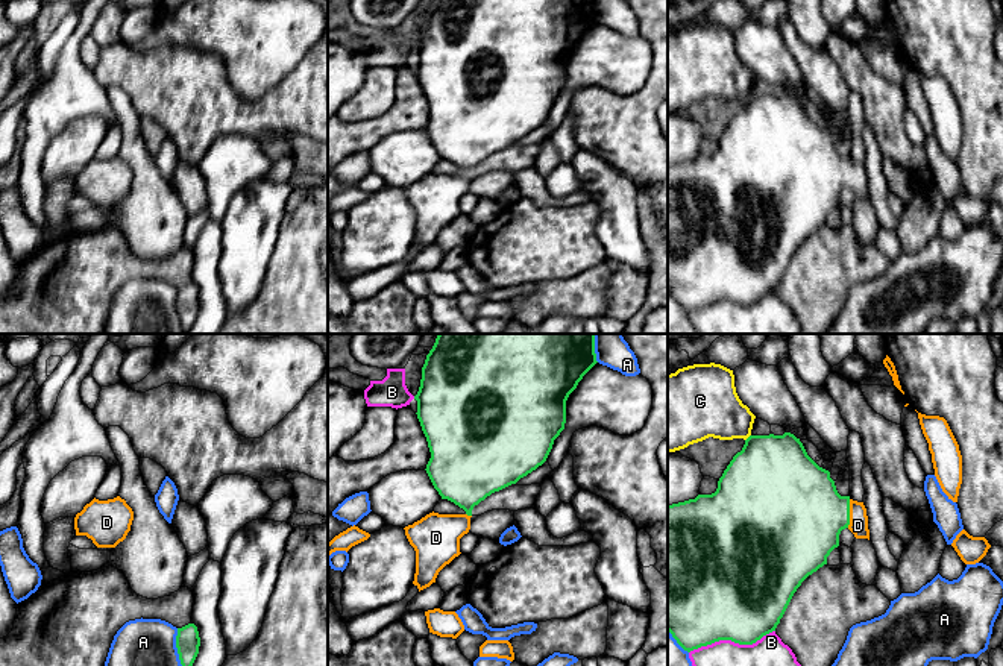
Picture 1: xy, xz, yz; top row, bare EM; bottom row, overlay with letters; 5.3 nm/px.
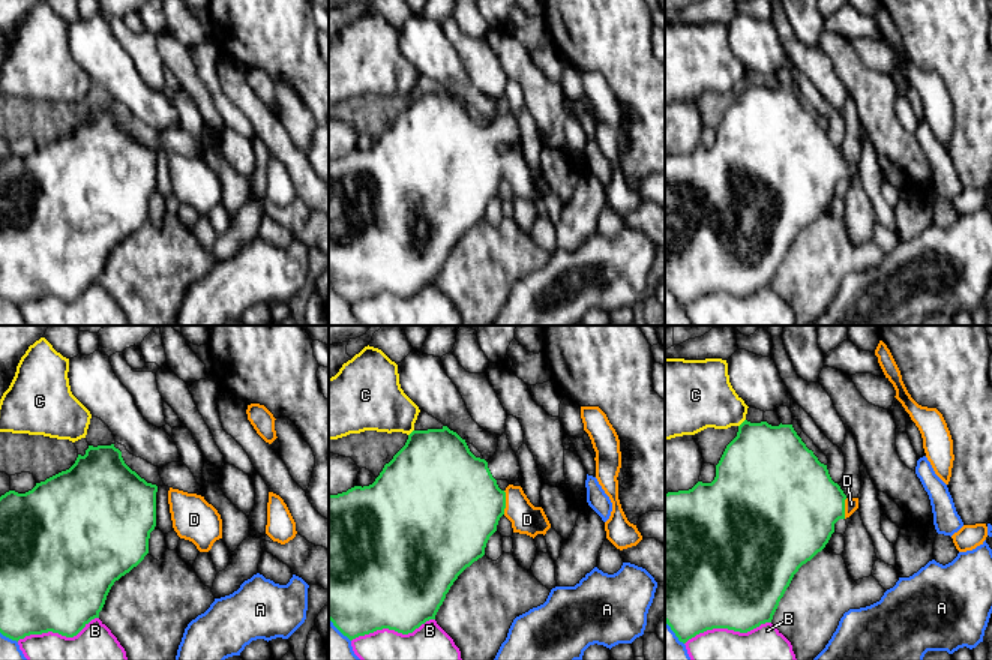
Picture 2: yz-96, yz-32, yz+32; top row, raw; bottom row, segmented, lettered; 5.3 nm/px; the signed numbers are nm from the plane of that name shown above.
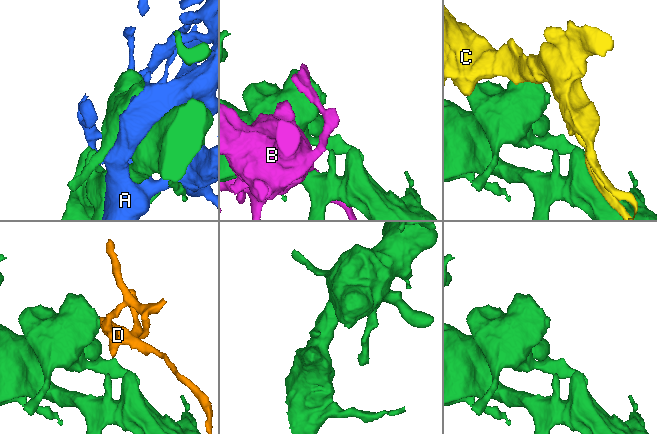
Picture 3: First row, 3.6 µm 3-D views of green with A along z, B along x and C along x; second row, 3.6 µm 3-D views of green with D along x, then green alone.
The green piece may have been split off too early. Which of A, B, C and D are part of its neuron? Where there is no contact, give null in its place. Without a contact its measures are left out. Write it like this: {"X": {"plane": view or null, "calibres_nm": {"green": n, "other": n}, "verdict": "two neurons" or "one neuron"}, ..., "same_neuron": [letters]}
{"A": {"plane": "xy", "calibres_nm": {"green": 130, "other": 420}, "verdict": "two neurons"}, "B": {"plane": "yz", "calibres_nm": {"green": 500, "other": 340}, "verdict": "two neurons"}, "C": {"plane": "yz", "calibres_nm": {"green": 440, "other": 300}, "verdict": "two neurons"}, "D": {"plane": "yz", "calibres_nm": {"green": 460, "other": 100}, "verdict": "one neuron"}, "same_neuron": ["D"]}

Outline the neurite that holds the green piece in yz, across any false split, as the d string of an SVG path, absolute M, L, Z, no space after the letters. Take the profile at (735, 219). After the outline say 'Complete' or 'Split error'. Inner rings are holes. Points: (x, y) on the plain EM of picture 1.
M791 93L783 96L750 96L740 112L737 112L722 137L718 149L712 155L698 155L695 159L668 165L668 291L677 303L687 313L719 300L731 300L739 305L753 305L763 296L775 291L794 253L801 243L827 225L830 212L839 206L839 194L848 188L856 199L868 199L868 176L863 162L841 156L836 150L830 132L819 127L806 112L800 99Z. Split error

